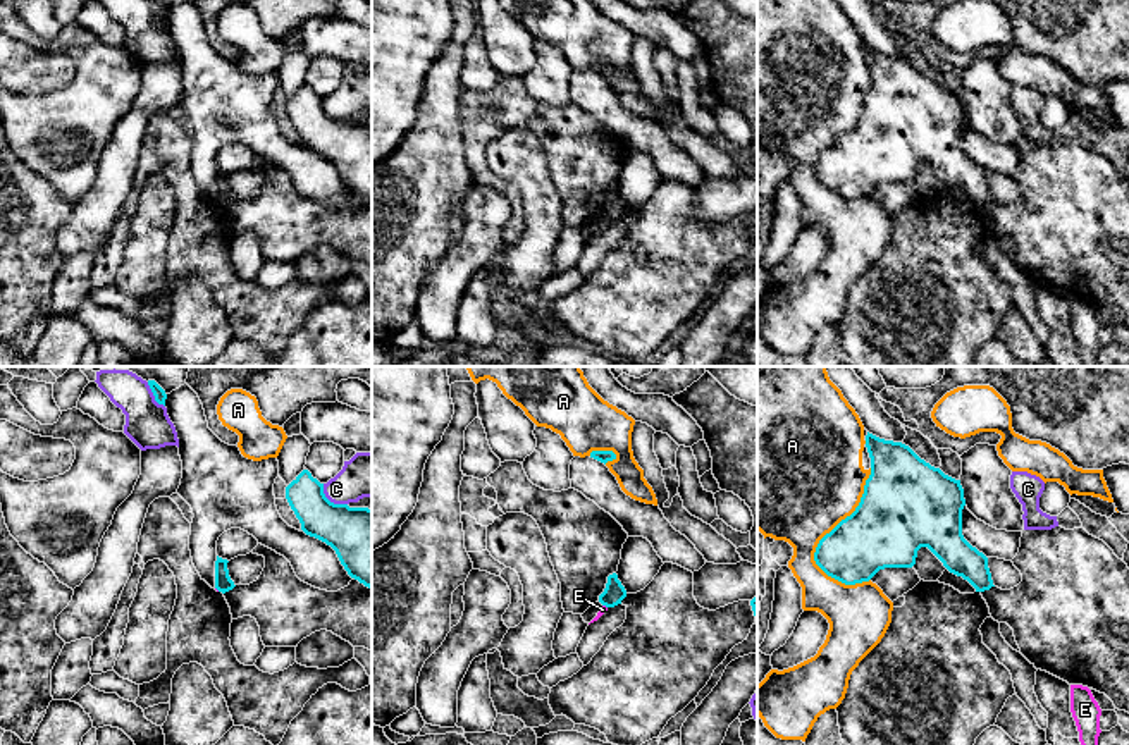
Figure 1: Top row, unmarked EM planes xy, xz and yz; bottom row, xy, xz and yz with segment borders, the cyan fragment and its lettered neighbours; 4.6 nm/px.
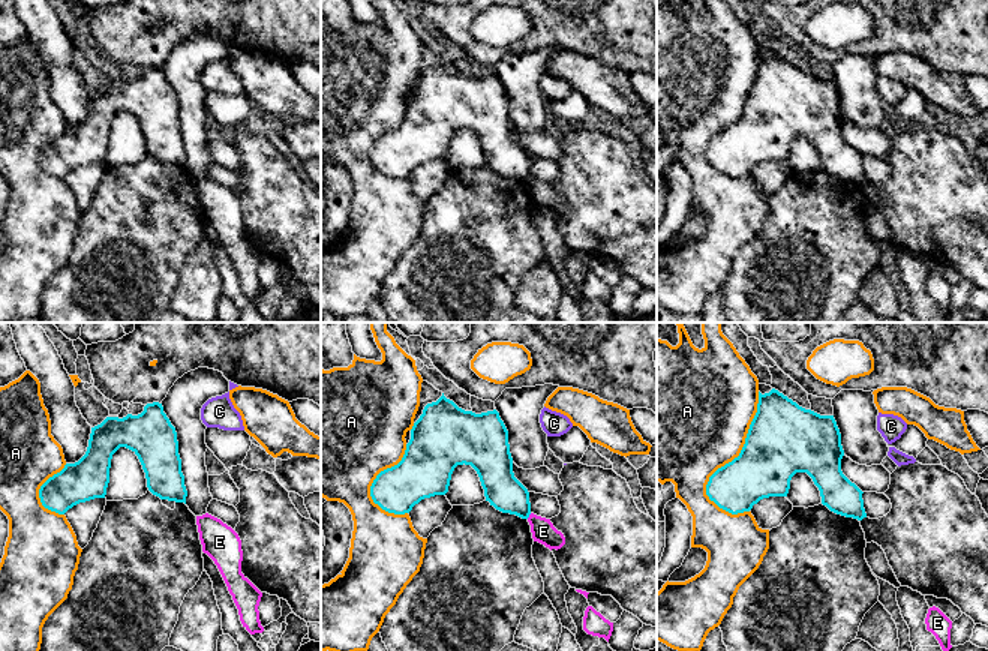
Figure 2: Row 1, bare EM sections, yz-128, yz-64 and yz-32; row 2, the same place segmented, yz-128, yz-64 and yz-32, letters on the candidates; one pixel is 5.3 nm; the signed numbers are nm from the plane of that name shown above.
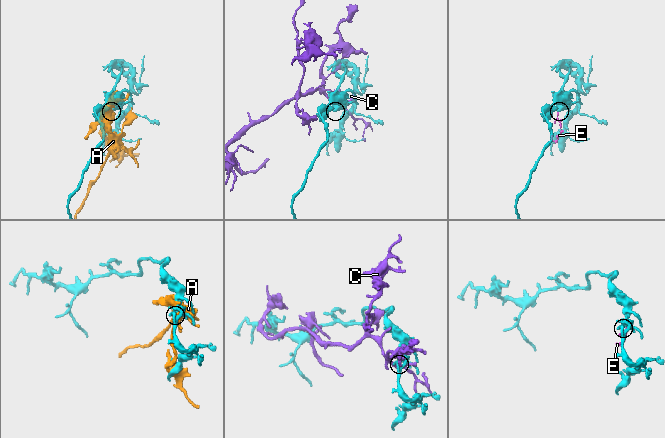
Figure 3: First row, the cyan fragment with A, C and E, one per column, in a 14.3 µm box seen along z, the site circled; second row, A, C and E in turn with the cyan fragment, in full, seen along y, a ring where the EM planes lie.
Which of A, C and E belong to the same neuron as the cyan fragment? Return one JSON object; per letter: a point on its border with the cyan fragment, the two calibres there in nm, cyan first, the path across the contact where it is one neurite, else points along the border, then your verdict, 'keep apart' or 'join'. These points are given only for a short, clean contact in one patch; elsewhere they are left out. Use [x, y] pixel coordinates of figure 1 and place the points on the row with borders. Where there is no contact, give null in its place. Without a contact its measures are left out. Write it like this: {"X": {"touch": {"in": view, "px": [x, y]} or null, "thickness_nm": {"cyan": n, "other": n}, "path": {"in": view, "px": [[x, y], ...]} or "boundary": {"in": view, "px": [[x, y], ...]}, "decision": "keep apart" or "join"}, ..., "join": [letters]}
{"A": {"touch": {"in": "yz", "px": [833, 529]}, "thickness_nm": {"cyan": 360, "other": 500}, "decision": "keep apart"}, "C": {"touch": {"in": "xy", "px": [329, 501]}, "thickness_nm": {"cyan": 300, "other": 200}, "decision": "keep apart"}, "E": {"touch": {"in": "xz", "px": [604, 604]}, "thickness_nm": {"cyan": 100, "other": 40}, "boundary": {"in": "xz", "px": [[603, 604], [606, 608]]}, "decision": "keep apart"}, "join": []}

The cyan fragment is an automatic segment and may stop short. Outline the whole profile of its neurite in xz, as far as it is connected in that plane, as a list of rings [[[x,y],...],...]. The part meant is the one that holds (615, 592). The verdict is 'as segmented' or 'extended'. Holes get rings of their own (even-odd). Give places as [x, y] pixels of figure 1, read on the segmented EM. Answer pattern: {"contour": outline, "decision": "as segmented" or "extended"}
{"contour": [[[613,573],[608,576],[608,583],[604,592],[599,595],[599,602],[606,607],[614,607],[621,604],[621,600],[626,597],[626,590],[618,580],[618,575]]], "decision": "as segmented"}

